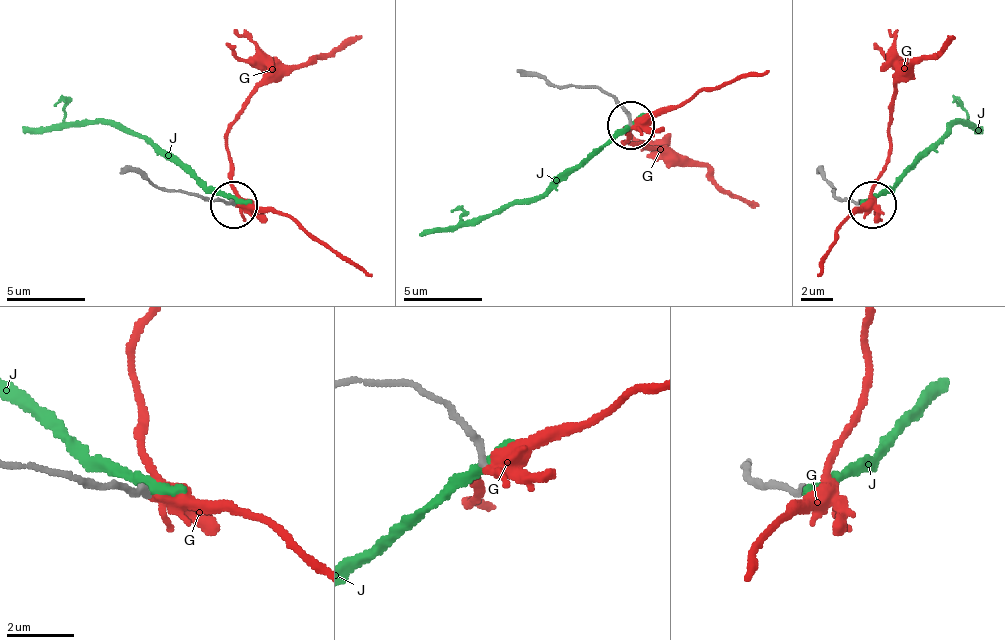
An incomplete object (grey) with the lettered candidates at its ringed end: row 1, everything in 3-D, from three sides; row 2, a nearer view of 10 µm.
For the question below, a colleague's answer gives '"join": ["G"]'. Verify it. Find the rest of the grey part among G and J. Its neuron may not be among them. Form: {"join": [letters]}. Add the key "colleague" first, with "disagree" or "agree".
{"colleague": "agree", "join": ["G"]}

